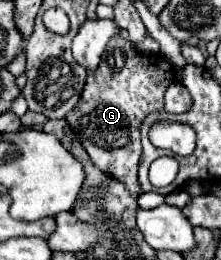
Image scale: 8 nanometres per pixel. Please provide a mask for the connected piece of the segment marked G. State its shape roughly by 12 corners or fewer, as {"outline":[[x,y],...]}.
{"outline":[[115,35],[67,121],[139,195],[139,127],[173,65]]}

